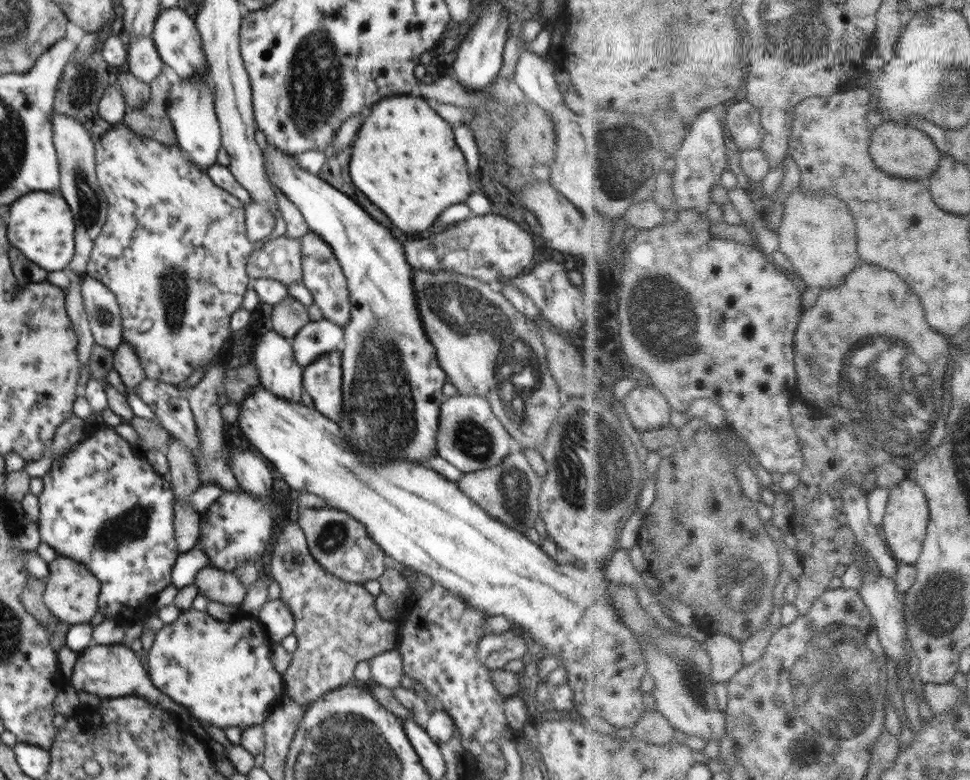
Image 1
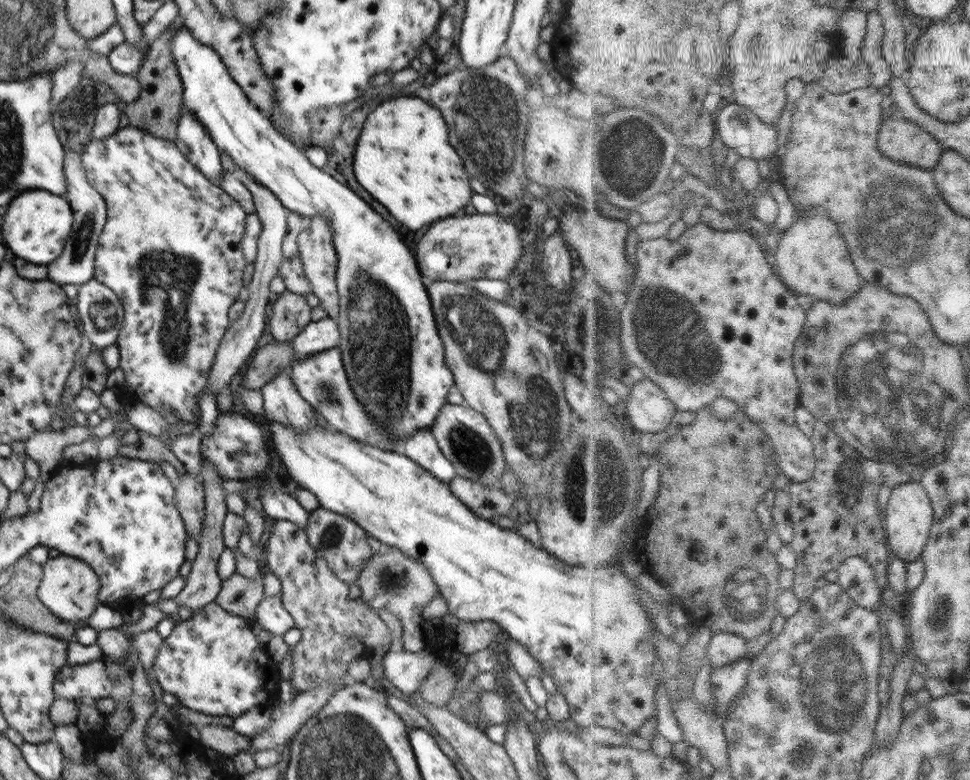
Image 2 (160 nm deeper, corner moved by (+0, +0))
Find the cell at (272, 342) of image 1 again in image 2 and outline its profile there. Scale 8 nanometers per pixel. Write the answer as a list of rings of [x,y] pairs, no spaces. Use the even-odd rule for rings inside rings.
[[[291,368],[284,369],[280,375],[272,378],[272,381],[261,390],[264,398],[264,411],[266,411],[265,414],[268,419],[283,426],[291,426],[298,432],[303,432],[303,430],[309,430],[309,428],[317,426],[312,406],[302,399],[300,393],[296,391],[294,383],[292,383]]]

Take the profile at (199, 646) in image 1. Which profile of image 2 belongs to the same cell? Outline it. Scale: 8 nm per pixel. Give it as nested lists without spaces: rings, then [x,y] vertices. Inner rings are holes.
[[[215,601],[195,611],[190,619],[175,624],[170,635],[163,640],[153,666],[159,685],[164,692],[174,694],[179,705],[210,716],[236,718],[251,708],[275,704],[278,685],[282,680],[278,670],[279,663],[268,654],[265,644],[257,642],[257,634],[251,629],[251,622],[229,613]]]

